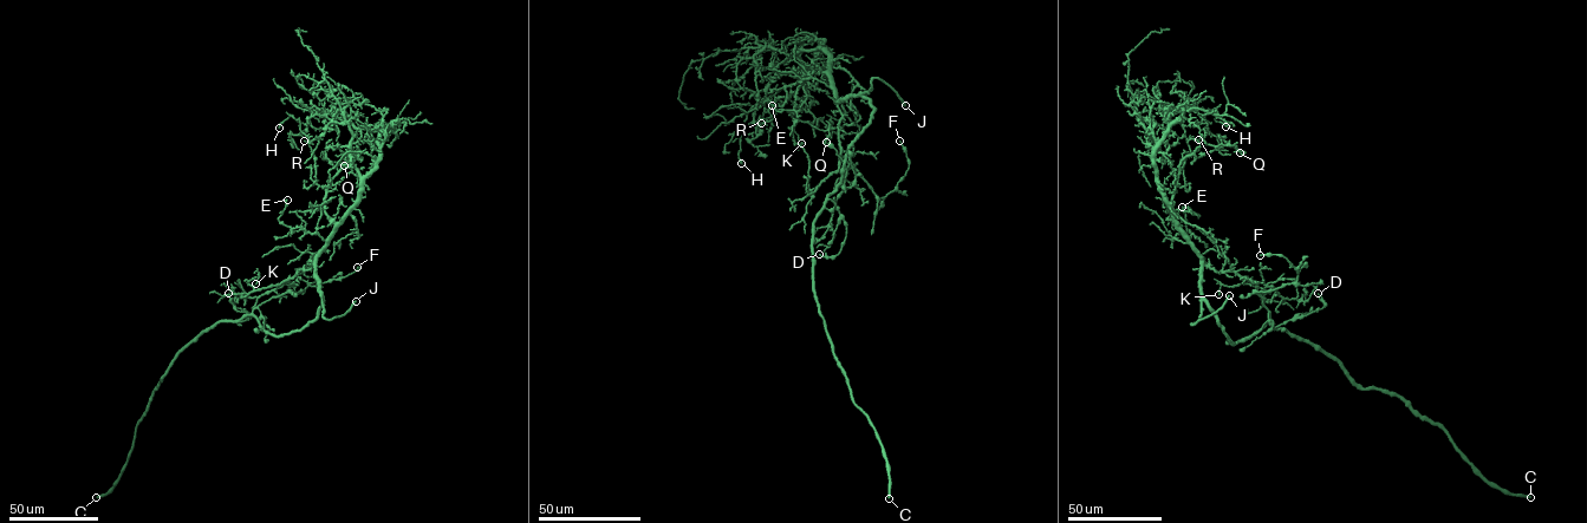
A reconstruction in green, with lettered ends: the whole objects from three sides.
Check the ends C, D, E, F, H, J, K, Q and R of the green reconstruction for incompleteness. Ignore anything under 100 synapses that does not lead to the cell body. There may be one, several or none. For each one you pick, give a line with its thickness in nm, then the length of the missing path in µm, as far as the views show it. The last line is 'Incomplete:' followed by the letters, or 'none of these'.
C: Thickness 320 nm. Missing length about 650 µm
J: Thickness 360 nm. Missing length about 30 µm
Incomplete: C, J

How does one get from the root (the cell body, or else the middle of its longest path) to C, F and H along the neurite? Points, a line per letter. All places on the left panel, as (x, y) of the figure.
C: (285, 334), (267, 333), (254, 315), (246, 315), (219, 322), (184, 346), (154, 390), (118, 478), (96, 497)
F: (285, 334), (266, 332), (258, 306), (285, 293), (304, 291), (313, 282), (340, 279), (357, 267)
H: (285, 334), (316, 319), (317, 255), (376, 167), (379, 135), (320, 109), (307, 124), (291, 115), (279, 128)

